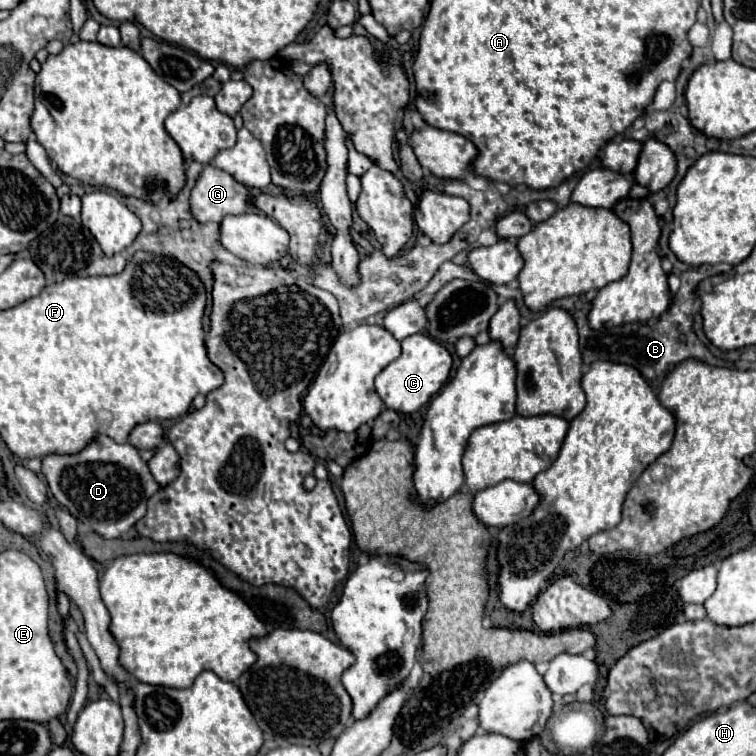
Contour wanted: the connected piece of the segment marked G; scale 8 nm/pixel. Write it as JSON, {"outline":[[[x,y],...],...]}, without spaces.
{"outline":[[[207,165],[195,185],[195,189],[191,191],[191,211],[197,217],[197,221],[201,223],[221,223],[225,215],[241,215],[251,207],[251,195],[249,195],[249,187],[245,187],[243,183],[235,181],[229,173]]]}

